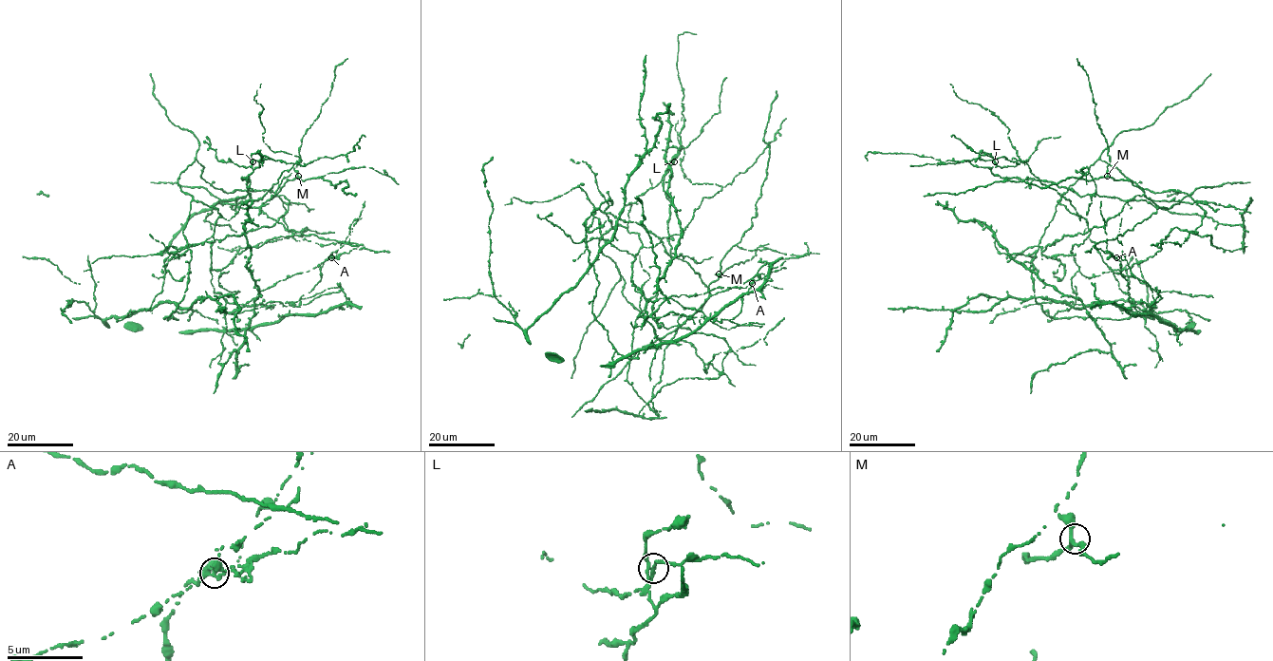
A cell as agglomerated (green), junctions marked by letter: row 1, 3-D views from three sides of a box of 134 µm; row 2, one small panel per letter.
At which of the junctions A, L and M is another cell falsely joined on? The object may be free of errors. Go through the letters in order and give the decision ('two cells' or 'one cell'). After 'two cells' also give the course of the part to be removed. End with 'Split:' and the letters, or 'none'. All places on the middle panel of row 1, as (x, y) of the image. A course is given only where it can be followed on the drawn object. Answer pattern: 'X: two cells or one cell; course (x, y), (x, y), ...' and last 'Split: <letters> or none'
A: one cell
L: two cells; course (673, 161), (681, 149), (697, 138), (711, 116), (719, 112), (720, 93), (726, 77)
M: one cell
Split: L

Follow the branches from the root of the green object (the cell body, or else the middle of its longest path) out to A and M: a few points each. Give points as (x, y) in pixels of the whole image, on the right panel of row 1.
A: (1086, 220), (1091, 234), (1069, 254), (1040, 253), (1102, 227), (1137, 195), (1157, 206), (1093, 247), (1116, 257)
M: (1086, 220), (1091, 234), (1069, 254), (1040, 253), (1065, 236), (1102, 227), (1144, 194), (1130, 180), (1107, 176)

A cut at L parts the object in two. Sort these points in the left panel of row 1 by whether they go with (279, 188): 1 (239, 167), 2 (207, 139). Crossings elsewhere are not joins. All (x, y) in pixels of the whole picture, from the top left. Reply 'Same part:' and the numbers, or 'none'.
Same part: none

